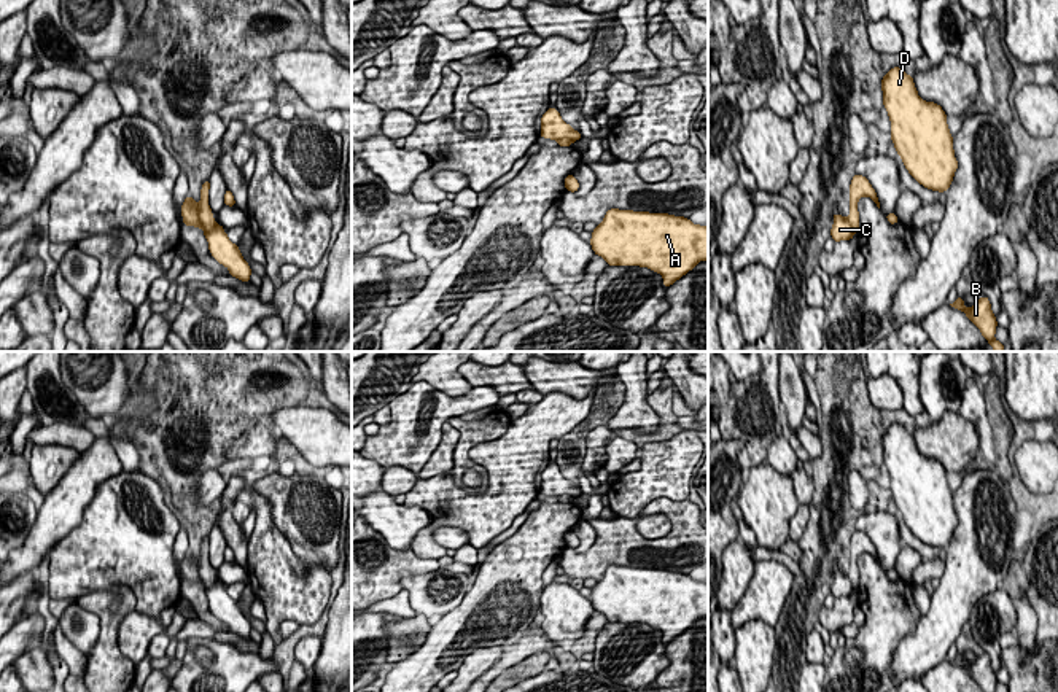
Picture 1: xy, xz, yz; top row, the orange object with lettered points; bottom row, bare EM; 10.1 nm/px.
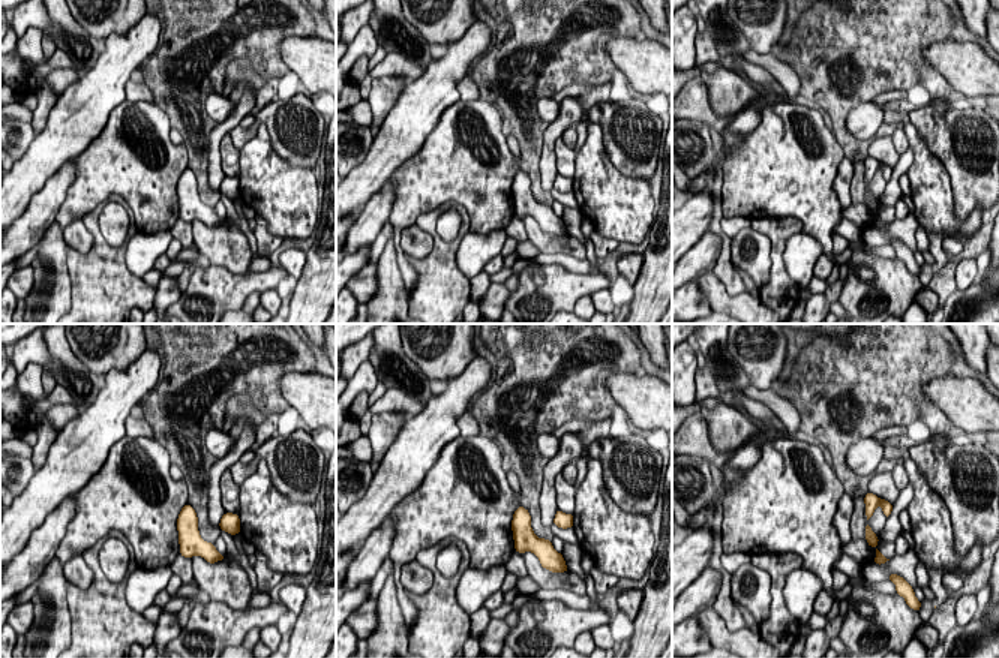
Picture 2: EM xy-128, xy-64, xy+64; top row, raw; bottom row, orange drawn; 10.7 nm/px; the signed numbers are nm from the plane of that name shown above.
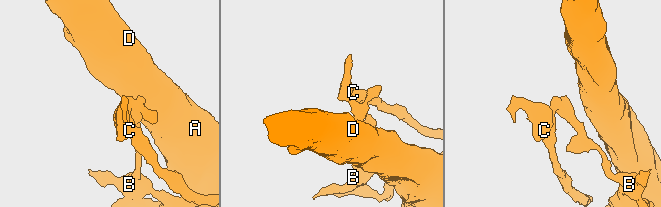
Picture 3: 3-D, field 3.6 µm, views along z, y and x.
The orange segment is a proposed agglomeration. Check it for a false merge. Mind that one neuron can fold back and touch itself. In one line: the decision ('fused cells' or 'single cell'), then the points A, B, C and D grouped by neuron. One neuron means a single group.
fused cells; A C D / B

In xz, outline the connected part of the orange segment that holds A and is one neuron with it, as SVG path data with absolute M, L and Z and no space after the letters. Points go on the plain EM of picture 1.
M609 565L589 598L608 622L640 622L673 641L708 616L708 584L689 574Z

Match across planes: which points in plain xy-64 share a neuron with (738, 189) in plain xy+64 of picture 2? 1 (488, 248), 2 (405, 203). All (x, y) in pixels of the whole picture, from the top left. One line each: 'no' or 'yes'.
1: no
2: yes

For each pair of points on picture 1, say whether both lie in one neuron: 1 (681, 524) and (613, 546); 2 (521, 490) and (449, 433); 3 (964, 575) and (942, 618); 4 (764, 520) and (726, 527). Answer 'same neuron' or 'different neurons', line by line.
1: same neuron
2: different neurons
3: same neuron
4: different neurons

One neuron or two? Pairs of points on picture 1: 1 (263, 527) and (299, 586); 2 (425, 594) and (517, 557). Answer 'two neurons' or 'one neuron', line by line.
1: one neuron
2: two neurons

